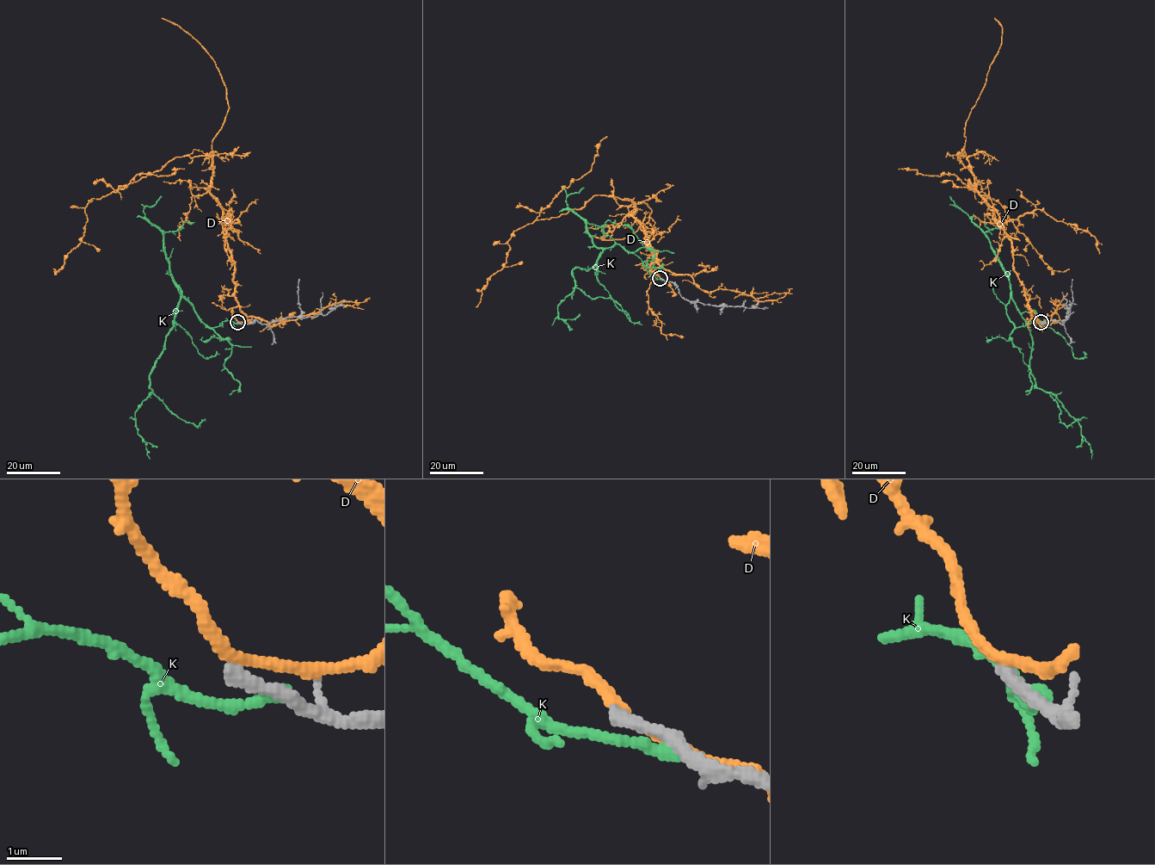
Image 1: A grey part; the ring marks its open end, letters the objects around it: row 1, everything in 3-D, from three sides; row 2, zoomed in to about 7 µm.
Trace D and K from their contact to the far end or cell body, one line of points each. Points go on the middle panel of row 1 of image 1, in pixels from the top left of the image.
D: (660, 277), (657, 250), (632, 216), (635, 205), (596, 194), (581, 208), (515, 230), (504, 266), (476, 307)
K: (662, 280), (614, 244), (588, 270), (573, 270), (574, 289), (557, 305), (557, 316), (573, 329)

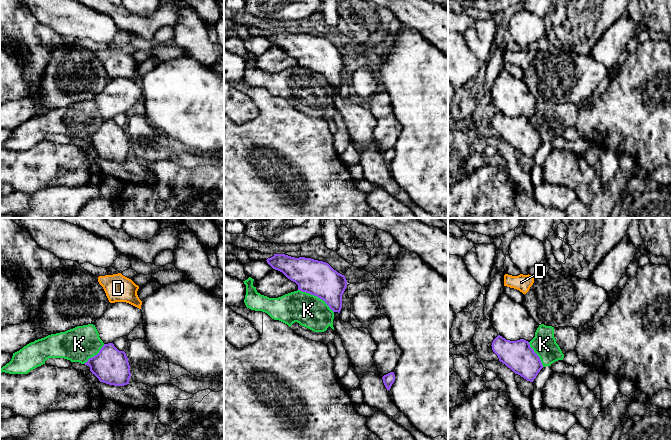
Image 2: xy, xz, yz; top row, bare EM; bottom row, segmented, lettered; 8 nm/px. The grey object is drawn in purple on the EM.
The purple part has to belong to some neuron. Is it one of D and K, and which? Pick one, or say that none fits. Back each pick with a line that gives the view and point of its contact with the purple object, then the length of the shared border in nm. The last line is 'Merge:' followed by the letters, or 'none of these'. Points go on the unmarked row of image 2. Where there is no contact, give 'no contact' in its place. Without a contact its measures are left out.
Merge: none of these

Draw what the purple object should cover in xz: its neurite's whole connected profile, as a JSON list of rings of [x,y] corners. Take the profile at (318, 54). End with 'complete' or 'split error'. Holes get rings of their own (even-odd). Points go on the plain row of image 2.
[[[274,30],[266,37],[273,45],[295,58],[298,66],[317,72],[324,76],[333,88],[340,89],[347,56],[328,39],[285,30]]]; complete

